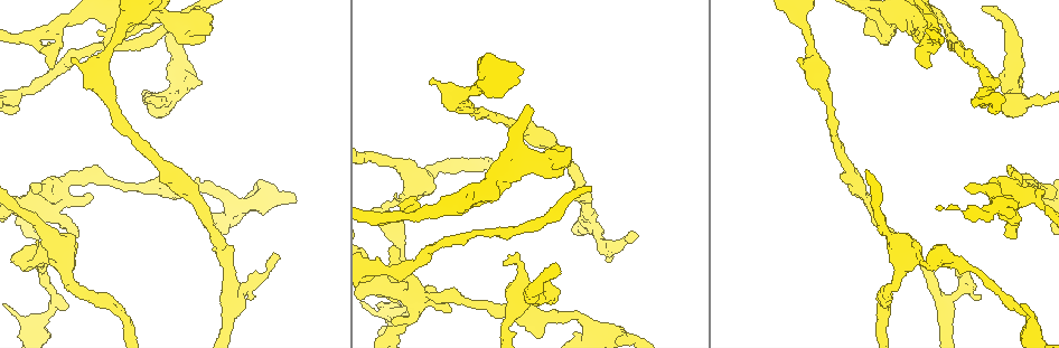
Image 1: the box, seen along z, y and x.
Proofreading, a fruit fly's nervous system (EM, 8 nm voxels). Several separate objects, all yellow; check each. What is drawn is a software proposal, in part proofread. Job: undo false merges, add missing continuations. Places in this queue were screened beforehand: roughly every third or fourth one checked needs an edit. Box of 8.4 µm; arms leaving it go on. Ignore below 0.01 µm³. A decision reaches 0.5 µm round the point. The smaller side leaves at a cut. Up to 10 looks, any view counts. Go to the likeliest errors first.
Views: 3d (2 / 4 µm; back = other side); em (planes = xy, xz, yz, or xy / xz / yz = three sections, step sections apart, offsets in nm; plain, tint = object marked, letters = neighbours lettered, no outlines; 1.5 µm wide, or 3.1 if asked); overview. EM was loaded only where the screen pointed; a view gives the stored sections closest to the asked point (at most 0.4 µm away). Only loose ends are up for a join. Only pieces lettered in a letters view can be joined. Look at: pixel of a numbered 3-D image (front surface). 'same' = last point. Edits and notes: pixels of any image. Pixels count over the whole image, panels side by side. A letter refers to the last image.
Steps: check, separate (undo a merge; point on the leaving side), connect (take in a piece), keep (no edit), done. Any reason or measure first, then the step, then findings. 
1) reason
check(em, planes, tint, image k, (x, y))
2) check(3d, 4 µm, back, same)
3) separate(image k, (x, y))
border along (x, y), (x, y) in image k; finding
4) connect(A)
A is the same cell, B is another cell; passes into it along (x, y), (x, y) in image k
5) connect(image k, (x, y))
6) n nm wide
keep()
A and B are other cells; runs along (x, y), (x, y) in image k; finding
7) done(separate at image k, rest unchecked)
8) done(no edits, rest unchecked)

side arm on a straight run
check(em, xz, step 8, letters, image 1, (52, 30))

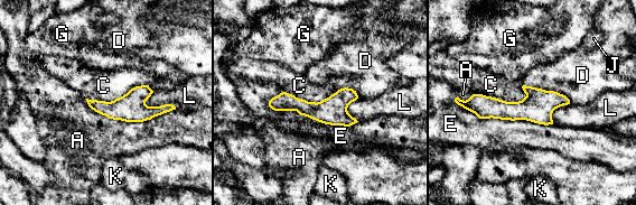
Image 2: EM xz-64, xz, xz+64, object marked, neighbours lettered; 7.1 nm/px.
140 nm wide
keep()
A, C, D, E, G, J, K and L are other cells; border along (148, 84), (110, 101), (85, 99) in image 2; continuous, no second cell

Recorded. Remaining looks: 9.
an open end
check(em, xy, step 8, letters, image 1, (430, 82))

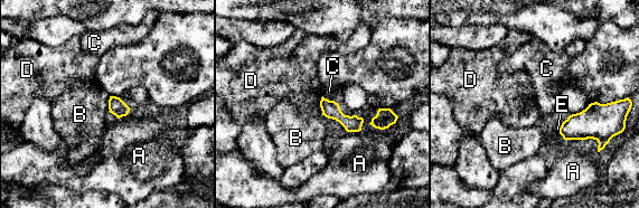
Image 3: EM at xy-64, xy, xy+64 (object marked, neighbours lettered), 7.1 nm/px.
A touches over 120 nm
keep()
A, B, C, D and E are other cells; border along (110, 96), (107, 111) in image 3; no lettered piece goes on from it

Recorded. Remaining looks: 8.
free end
check(3d, 2 µm, image 1, (610, 261))

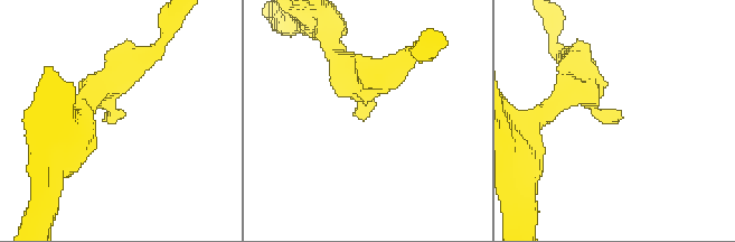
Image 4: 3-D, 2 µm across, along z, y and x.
check(em, planes, letters, image 4, (361, 119))

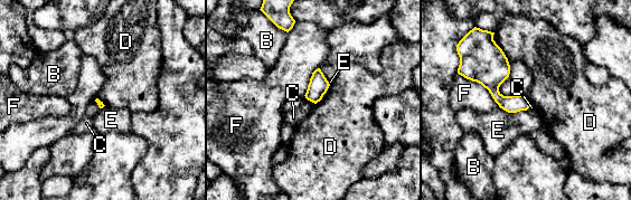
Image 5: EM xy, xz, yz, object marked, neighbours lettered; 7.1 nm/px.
keep()
B, C, D, E and F are other cells; border along (307, 98), (314, 103) in image 5; no lettered piece goes on from it

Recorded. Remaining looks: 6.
sharp bend
check(em, planes, letters, image 1, (25, 264))

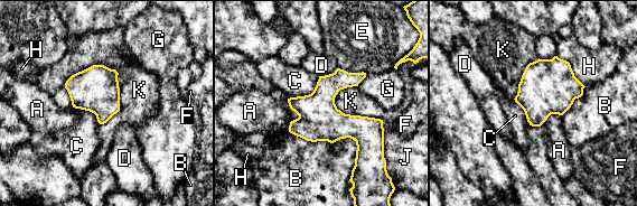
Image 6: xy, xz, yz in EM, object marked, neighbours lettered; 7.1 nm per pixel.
keep()
A, B, C, D, E, F, G, H, J and K are other cells; border along (93, 64), (118, 73), (100, 124) in image 6; one cell here

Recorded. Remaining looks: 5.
done(no edits, rest unchecked)

